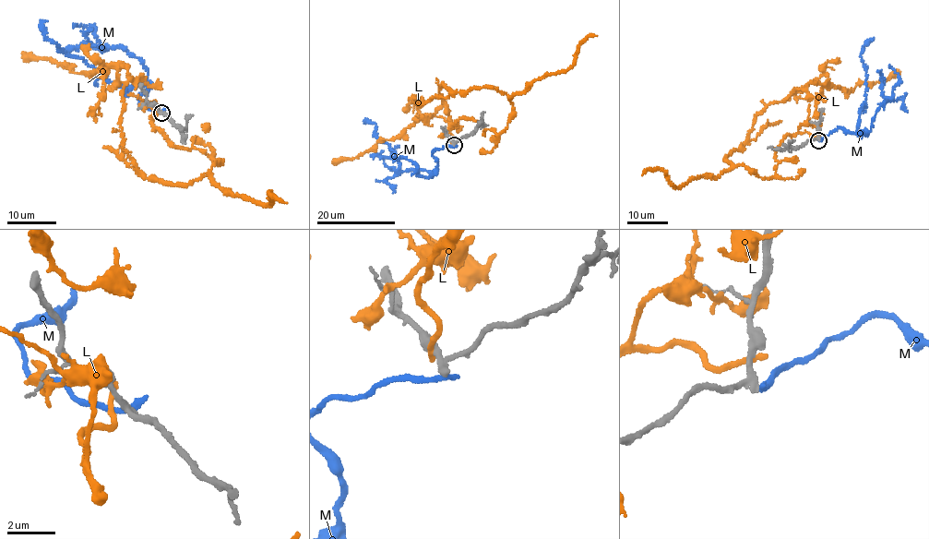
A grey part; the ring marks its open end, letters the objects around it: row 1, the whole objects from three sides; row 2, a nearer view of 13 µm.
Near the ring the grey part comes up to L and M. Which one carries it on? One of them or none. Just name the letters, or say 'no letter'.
no letter

